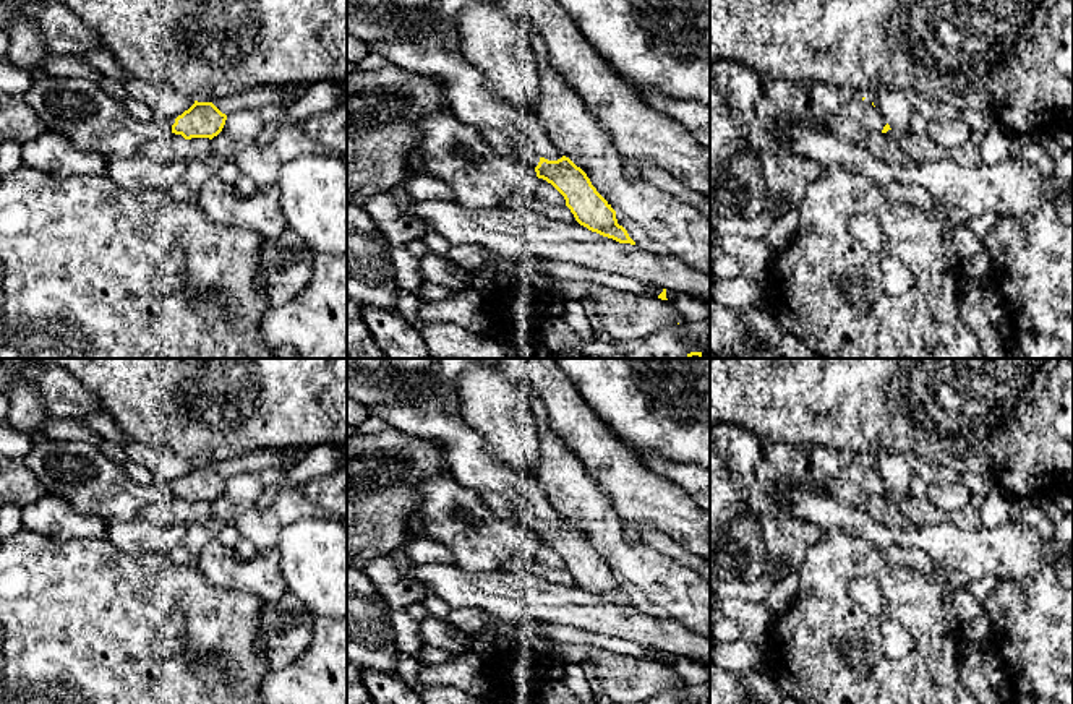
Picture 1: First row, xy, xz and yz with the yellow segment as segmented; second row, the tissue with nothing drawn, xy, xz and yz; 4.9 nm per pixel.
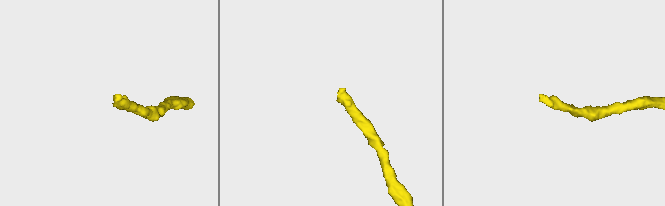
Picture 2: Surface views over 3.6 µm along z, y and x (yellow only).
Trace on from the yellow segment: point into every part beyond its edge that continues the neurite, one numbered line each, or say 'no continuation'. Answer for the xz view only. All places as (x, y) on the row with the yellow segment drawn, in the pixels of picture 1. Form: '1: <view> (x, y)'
1: xz (525, 153)

